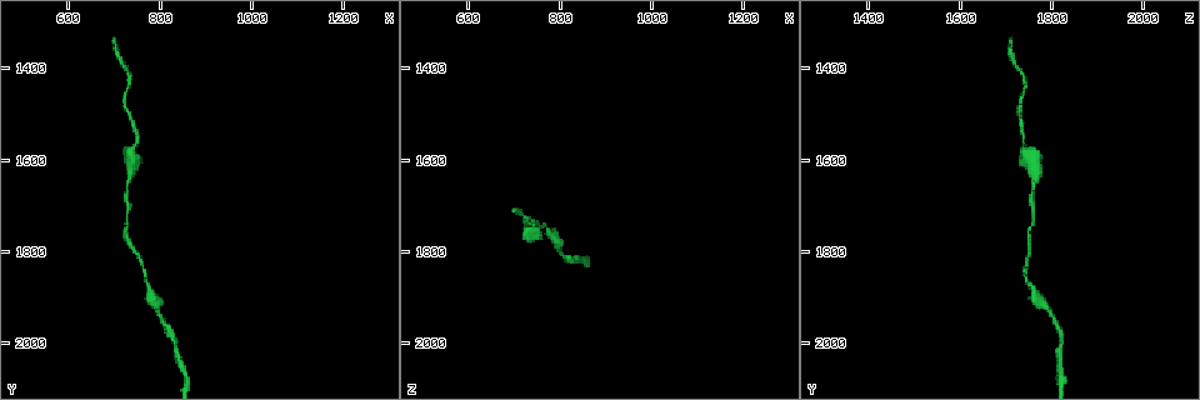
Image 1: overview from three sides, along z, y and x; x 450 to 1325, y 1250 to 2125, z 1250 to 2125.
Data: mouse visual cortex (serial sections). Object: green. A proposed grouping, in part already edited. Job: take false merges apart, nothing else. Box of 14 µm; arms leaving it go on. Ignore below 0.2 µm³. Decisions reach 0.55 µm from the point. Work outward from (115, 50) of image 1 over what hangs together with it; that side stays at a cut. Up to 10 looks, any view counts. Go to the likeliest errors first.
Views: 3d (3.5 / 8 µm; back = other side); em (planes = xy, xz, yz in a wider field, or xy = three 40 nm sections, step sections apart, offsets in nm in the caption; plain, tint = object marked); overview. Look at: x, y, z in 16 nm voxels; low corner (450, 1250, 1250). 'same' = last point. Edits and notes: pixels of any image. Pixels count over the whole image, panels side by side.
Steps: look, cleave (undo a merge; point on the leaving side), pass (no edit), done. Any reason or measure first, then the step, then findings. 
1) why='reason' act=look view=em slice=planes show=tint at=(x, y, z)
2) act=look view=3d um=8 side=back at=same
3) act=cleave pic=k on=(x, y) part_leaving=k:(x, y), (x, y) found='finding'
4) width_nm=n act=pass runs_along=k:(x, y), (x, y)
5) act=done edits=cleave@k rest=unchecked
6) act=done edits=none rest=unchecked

why='abrupt turn' act=look view=3d um=3.5 at=(740, 1415, 1750)

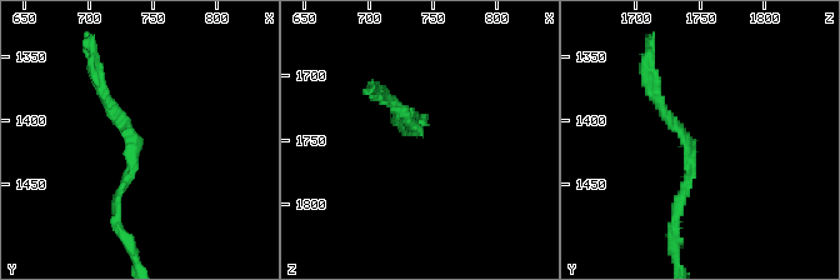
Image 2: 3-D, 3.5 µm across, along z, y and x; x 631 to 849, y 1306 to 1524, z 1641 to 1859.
act=look view=em slice=xy step=5 show=tint at=(736, 1420, 1742)

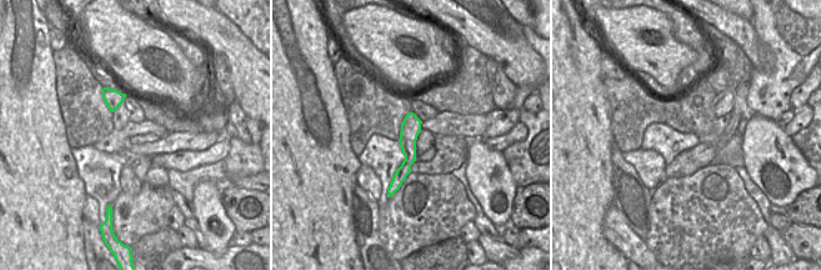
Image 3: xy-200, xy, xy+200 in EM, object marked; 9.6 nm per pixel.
act=pass runs_along=3:(411, 116), (409, 161), (395, 183) found='all the same cell'

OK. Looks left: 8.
why='sudden change in width' act=look view=3d um=8 at=(750, 1565, 1735)

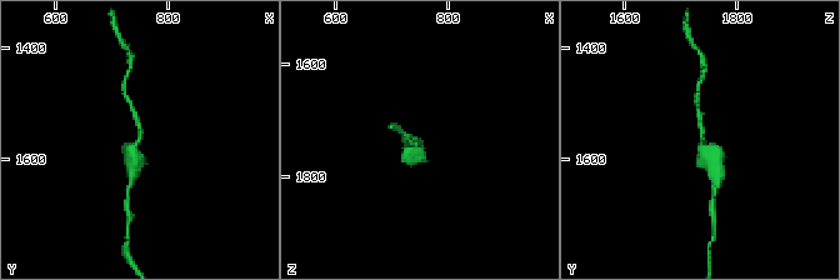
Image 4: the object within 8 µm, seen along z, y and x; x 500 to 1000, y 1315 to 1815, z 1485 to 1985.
why='zoom in' act=look view=3d um=3.5 at=(750, 1565, 1735)

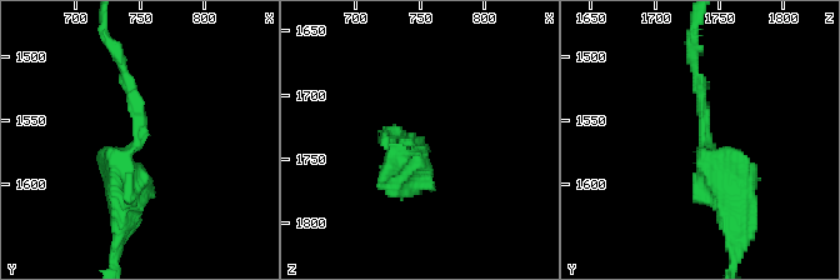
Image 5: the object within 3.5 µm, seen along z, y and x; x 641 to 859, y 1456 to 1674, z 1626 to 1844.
why='shape alone is not enough' act=look view=em slice=xy step=1 show=tint at=(750, 1568, 1738)

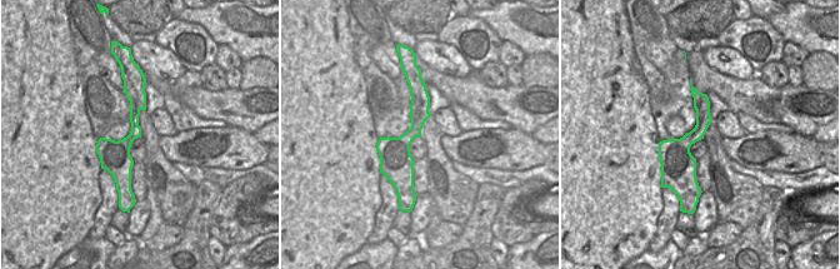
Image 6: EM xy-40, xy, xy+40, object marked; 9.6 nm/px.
act=pass found='all the same cell'

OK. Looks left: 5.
why='thin neck' act=look view=3d um=3.5 at=(725, 1760, 1745)

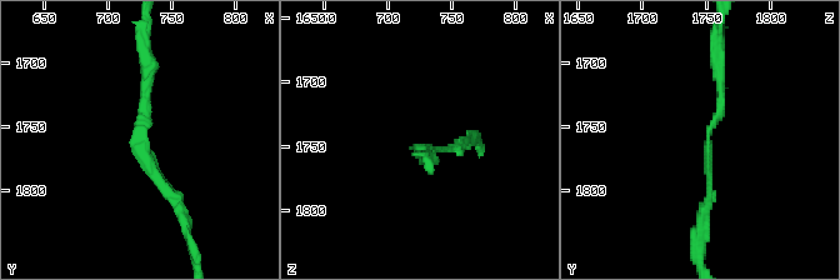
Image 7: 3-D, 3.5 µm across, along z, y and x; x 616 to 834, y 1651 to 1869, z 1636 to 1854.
arm_widths_nm=100,150 act=pass runs_along=7:(146, 56), (143, 156), (178, 210) found='all the same cell'

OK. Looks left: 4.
why='thick turns thin' act=look view=3d um=3.5 at=(780, 1885, 1755)

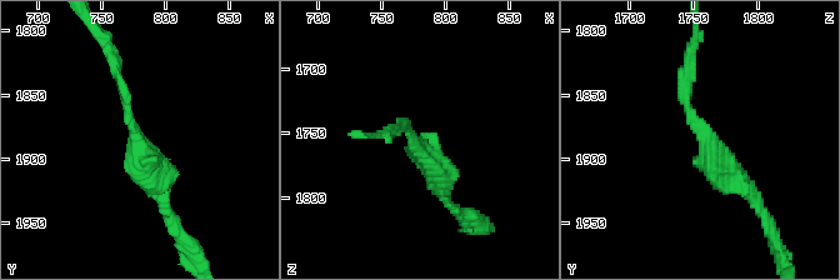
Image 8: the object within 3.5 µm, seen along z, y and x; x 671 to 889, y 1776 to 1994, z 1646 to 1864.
arm_widths_nm=150,300 act=look view=em slice=xy step=2 show=tint at=(776, 1882, 1760)

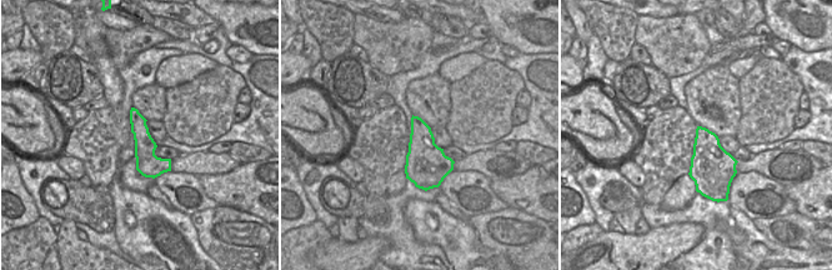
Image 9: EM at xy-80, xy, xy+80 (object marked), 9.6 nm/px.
width_nm=340 act=pass runs_along=9:(134, 111), (145, 151), (168, 168) found='one cell here'

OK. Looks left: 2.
act=done edits=none rest=unchecked

